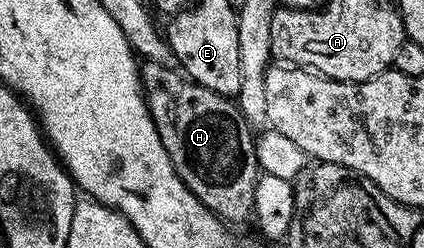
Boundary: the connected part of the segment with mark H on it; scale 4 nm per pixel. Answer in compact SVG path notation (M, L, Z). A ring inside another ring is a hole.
M152 60L140 67L139 81L143 83L143 97L147 100L147 109L157 126L161 146L165 146L165 154L169 154L169 162L173 162L173 170L181 182L185 182L188 190L214 216L228 225L243 224L247 219L250 221L255 210L255 191L261 169L257 162L256 137L238 103L195 83L175 68L166 68Z

